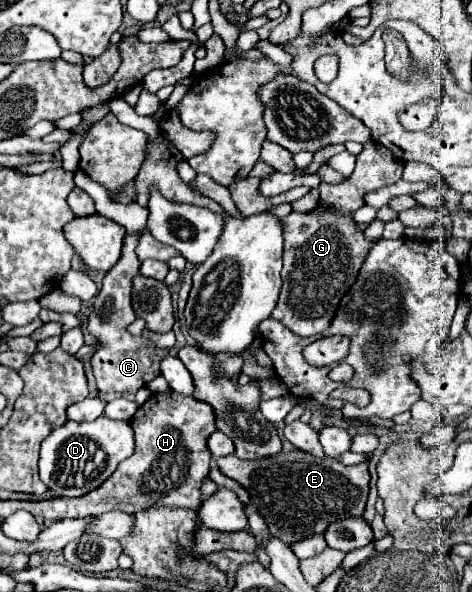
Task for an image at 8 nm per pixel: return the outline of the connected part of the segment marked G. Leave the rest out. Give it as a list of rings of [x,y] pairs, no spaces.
[[[368,141],[364,145],[364,151],[356,157],[356,167],[352,171],[350,177],[346,177],[340,183],[320,183],[320,203],[326,209],[320,215],[314,213],[296,213],[292,211],[288,217],[282,219],[284,223],[284,269],[282,269],[282,289],[280,289],[280,297],[278,303],[274,307],[272,317],[282,321],[288,329],[292,329],[298,335],[314,335],[324,331],[332,317],[336,315],[338,303],[342,299],[342,295],[352,287],[352,283],[356,281],[356,275],[370,251],[370,247],[376,241],[366,239],[366,235],[358,229],[356,221],[352,219],[352,213],[356,209],[360,209],[364,205],[364,195],[370,191],[376,191],[380,187],[392,185],[396,181],[402,179],[402,169],[404,165],[398,163],[398,159],[392,157],[390,149],[386,149],[384,145],[378,145],[376,141]]]

